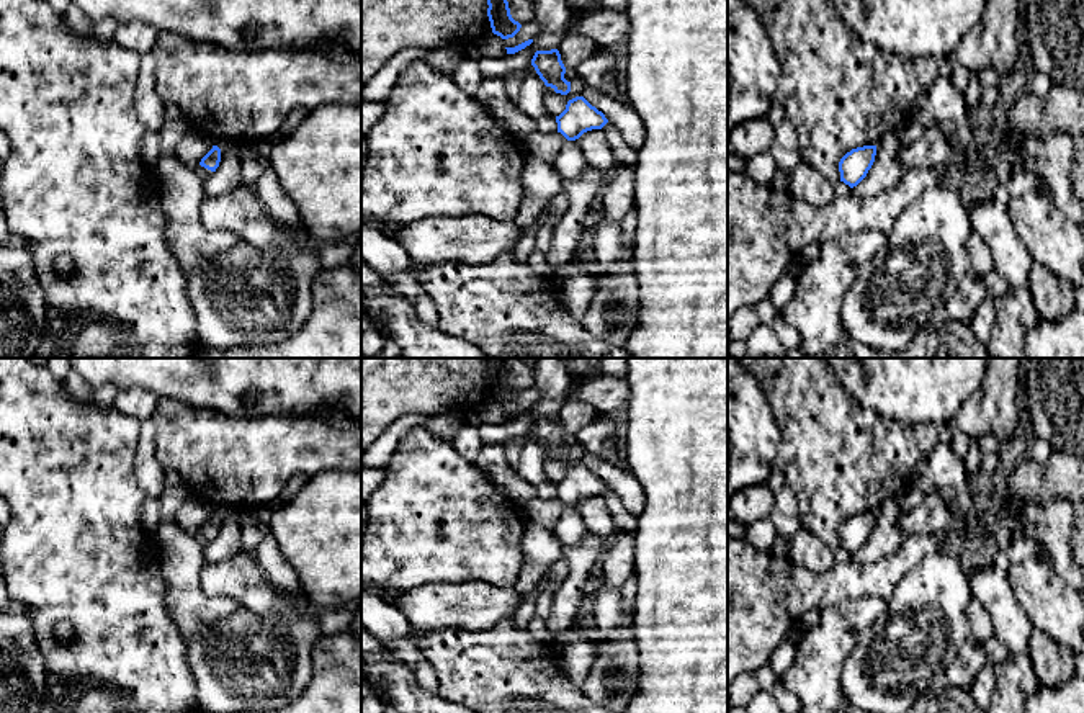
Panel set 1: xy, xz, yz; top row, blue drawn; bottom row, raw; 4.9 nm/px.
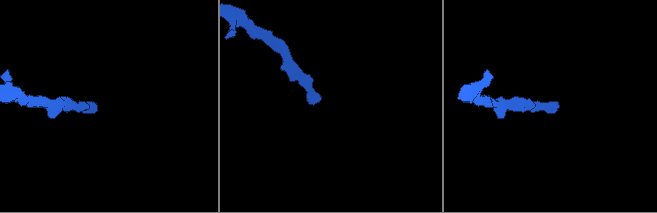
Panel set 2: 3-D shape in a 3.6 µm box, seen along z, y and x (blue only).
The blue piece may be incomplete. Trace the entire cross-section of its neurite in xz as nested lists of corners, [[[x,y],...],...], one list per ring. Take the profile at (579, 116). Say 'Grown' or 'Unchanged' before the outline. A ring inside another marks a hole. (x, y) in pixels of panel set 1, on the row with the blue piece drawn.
Grown. [[[576,96],[569,100],[566,110],[556,116],[556,123],[558,132],[561,132],[567,142],[553,162],[553,167],[562,180],[580,178],[585,173],[587,162],[574,141],[587,131],[602,129],[608,119],[584,96]]]

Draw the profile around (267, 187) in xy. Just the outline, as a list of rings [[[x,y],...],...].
[[[270,167],[262,172],[262,175],[258,177],[252,188],[268,209],[268,214],[273,217],[273,221],[291,229],[299,237],[301,245],[311,247],[317,252],[319,244],[316,244],[302,231],[302,222],[294,203],[288,200],[276,173]]]

